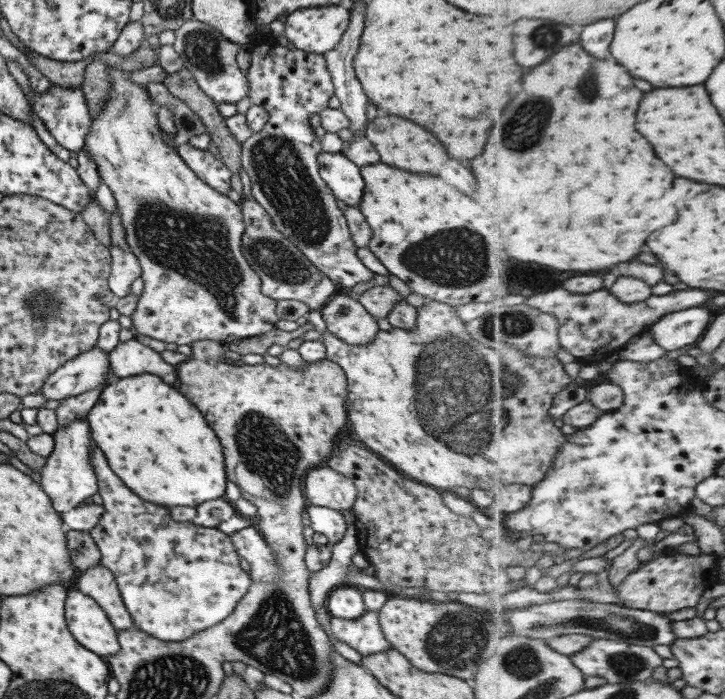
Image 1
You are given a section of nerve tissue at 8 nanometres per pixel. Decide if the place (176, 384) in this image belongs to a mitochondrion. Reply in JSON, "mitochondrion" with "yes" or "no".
{"mitochondrion":"no"}

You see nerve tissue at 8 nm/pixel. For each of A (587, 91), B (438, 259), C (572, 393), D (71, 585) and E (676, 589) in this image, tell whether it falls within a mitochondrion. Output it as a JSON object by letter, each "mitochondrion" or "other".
{"A":"mitochondrion","B":"mitochondrion","C":"other","D":"other","E":"other"}

